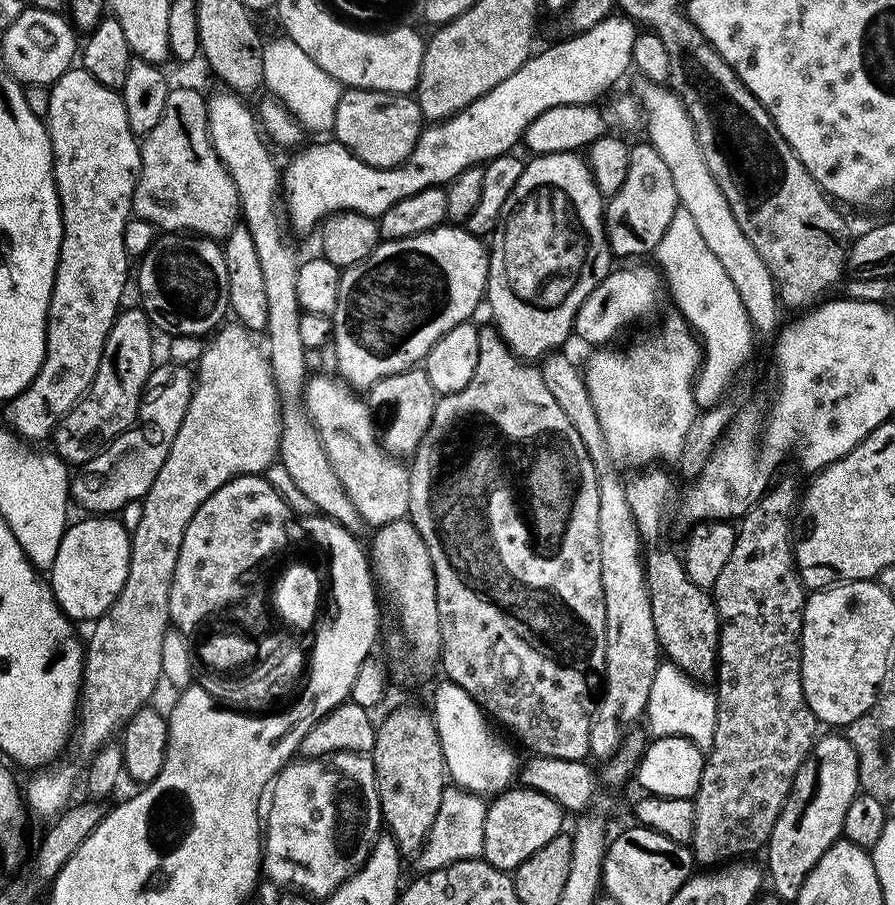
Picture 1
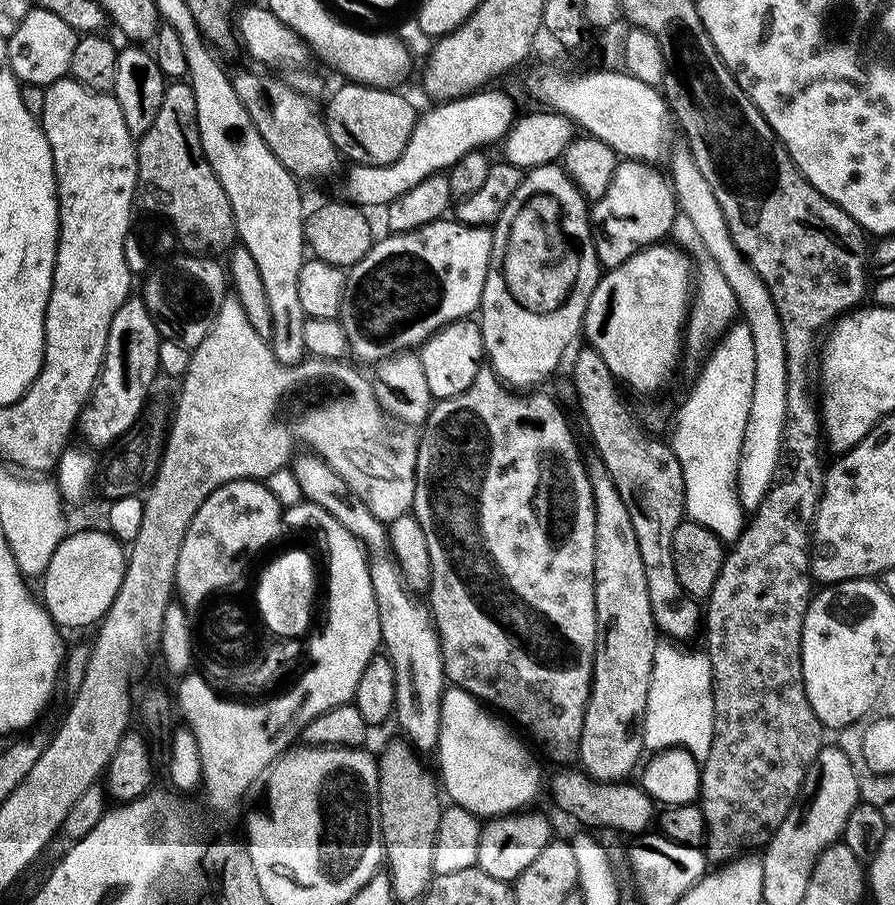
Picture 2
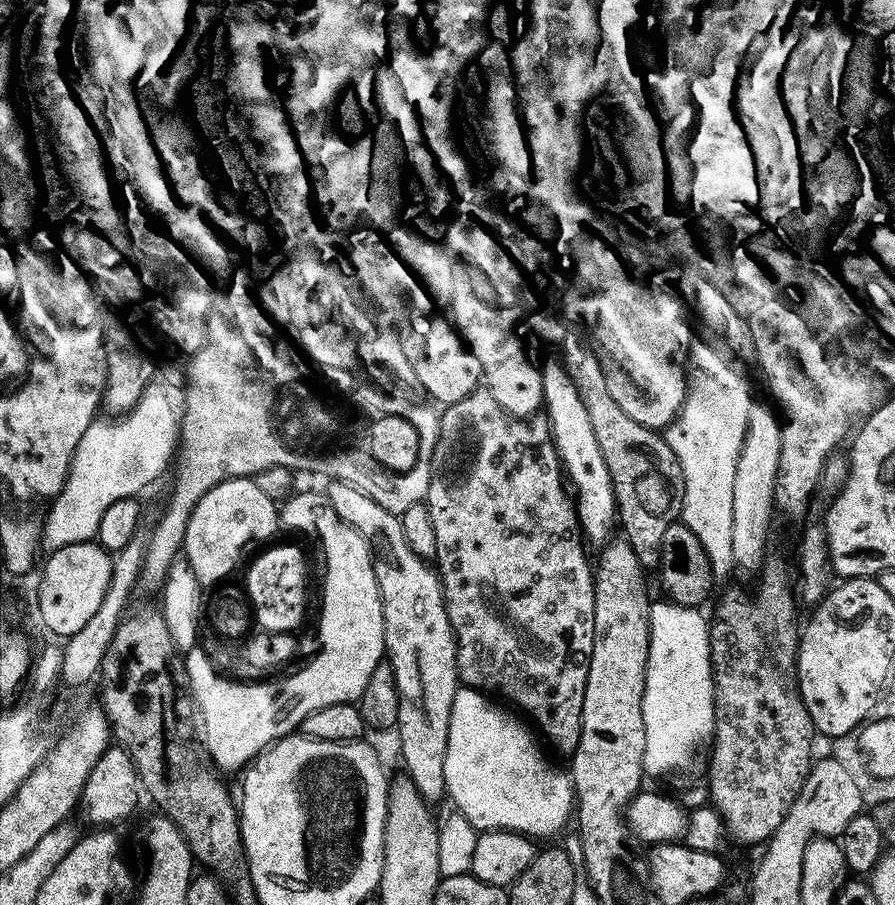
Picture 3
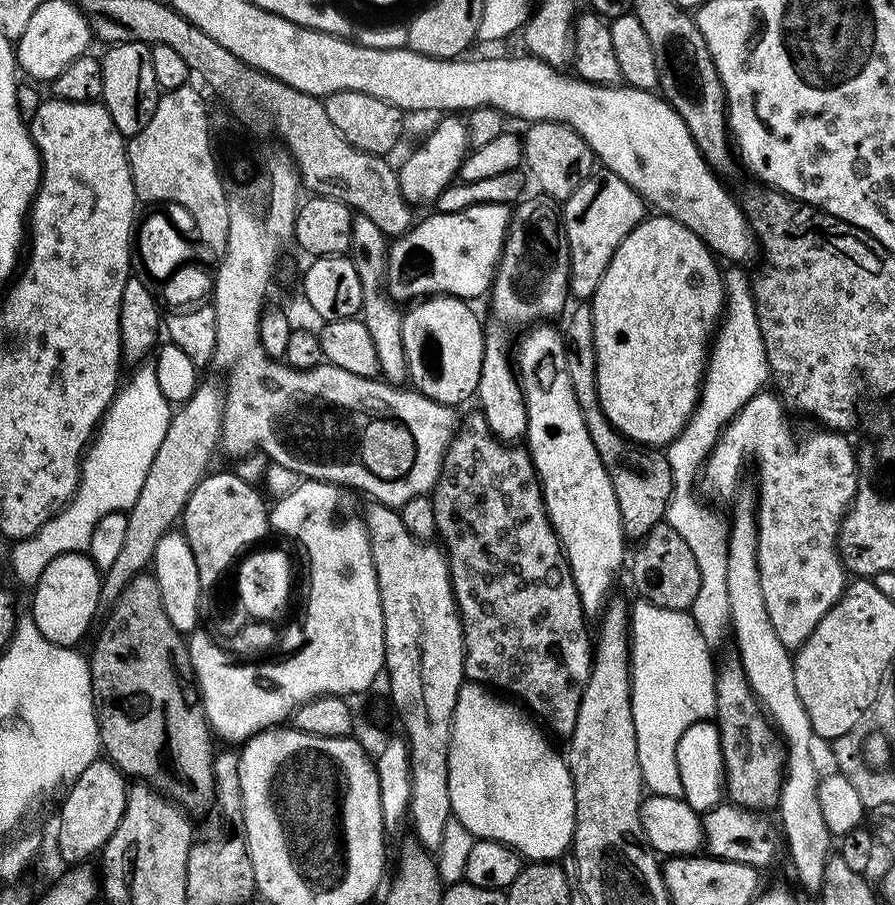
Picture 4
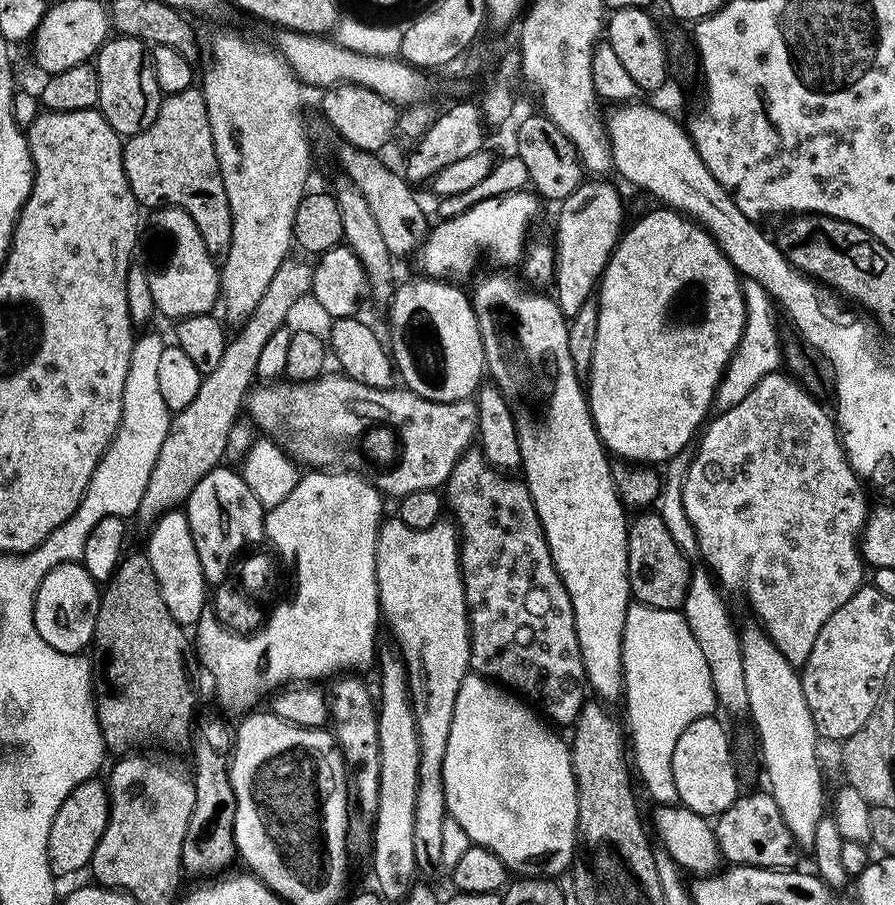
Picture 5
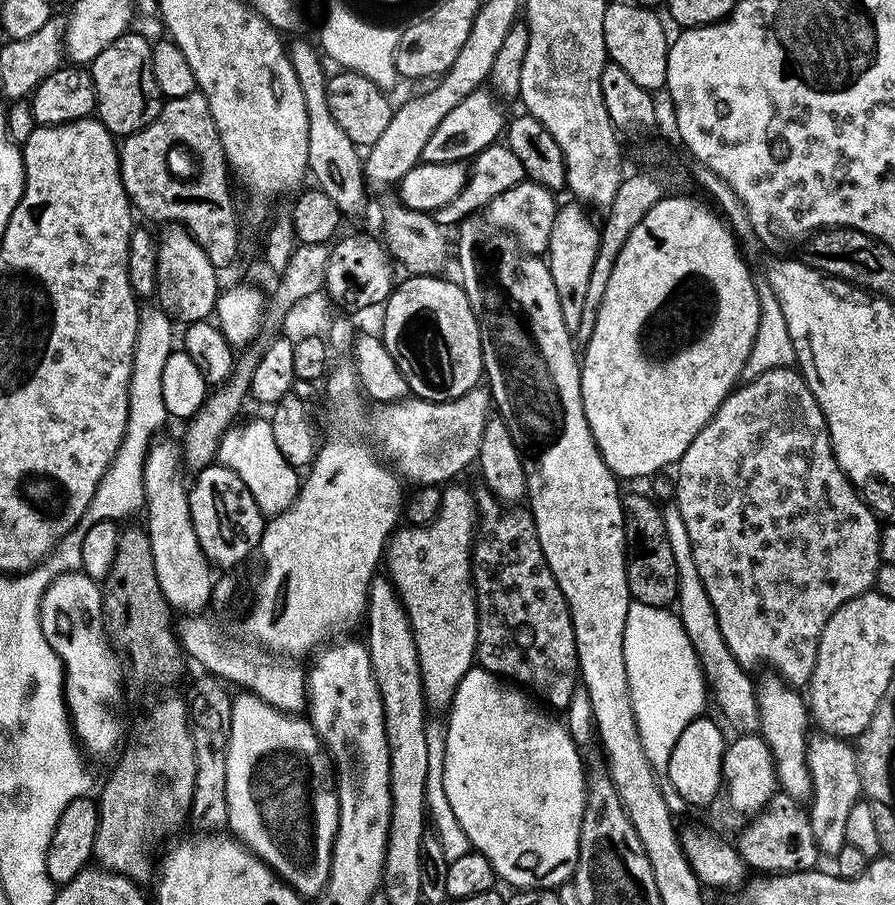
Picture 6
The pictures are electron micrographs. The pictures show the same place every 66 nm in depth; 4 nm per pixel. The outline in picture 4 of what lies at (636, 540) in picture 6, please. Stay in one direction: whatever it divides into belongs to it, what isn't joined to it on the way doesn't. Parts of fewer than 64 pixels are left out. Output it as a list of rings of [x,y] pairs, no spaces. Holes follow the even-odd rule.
[[[667,522],[655,524],[644,535],[642,543],[637,548],[640,549],[630,556],[632,584],[637,592],[635,595],[666,610],[688,612],[700,585],[698,561],[694,558],[694,550],[690,550],[690,546],[678,534],[678,530],[674,530]]]

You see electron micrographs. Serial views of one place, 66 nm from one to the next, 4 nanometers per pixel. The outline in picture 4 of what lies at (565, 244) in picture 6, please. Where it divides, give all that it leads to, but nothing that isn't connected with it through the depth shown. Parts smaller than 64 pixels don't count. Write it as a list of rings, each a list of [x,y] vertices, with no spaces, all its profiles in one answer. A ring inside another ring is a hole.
[[[607,170],[593,171],[574,194],[563,201],[564,239],[568,241],[568,257],[572,267],[572,277],[568,279],[571,295],[577,301],[591,301],[596,293],[598,282],[602,282],[602,274],[606,274],[606,266],[614,258],[620,243],[646,219],[646,202],[630,186],[630,182],[622,182],[618,174]]]

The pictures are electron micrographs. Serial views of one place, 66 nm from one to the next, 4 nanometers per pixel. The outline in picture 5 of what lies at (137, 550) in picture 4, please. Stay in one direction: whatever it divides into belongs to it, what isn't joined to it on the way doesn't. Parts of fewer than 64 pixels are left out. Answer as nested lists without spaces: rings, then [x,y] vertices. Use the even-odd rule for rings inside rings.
[[[295,258],[284,260],[282,266],[278,266],[274,278],[270,278],[270,286],[266,286],[266,294],[262,294],[258,306],[243,321],[241,328],[244,329],[233,340],[231,337],[225,343],[222,362],[218,362],[217,368],[203,377],[198,394],[191,399],[190,404],[171,417],[166,442],[162,442],[162,450],[158,450],[158,462],[154,462],[150,482],[146,482],[146,494],[142,494],[138,520],[145,526],[151,525],[165,512],[179,509],[187,501],[194,486],[198,486],[206,474],[221,467],[230,426],[241,415],[250,389],[257,379],[256,367],[262,355],[262,346],[266,346],[274,330],[285,327],[290,306],[301,296],[311,293],[312,270],[311,263]]]

